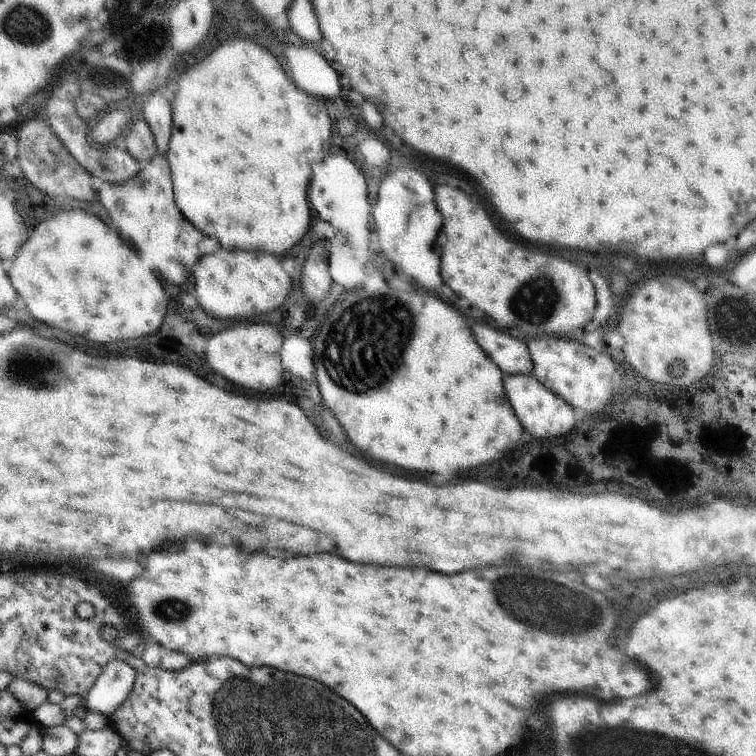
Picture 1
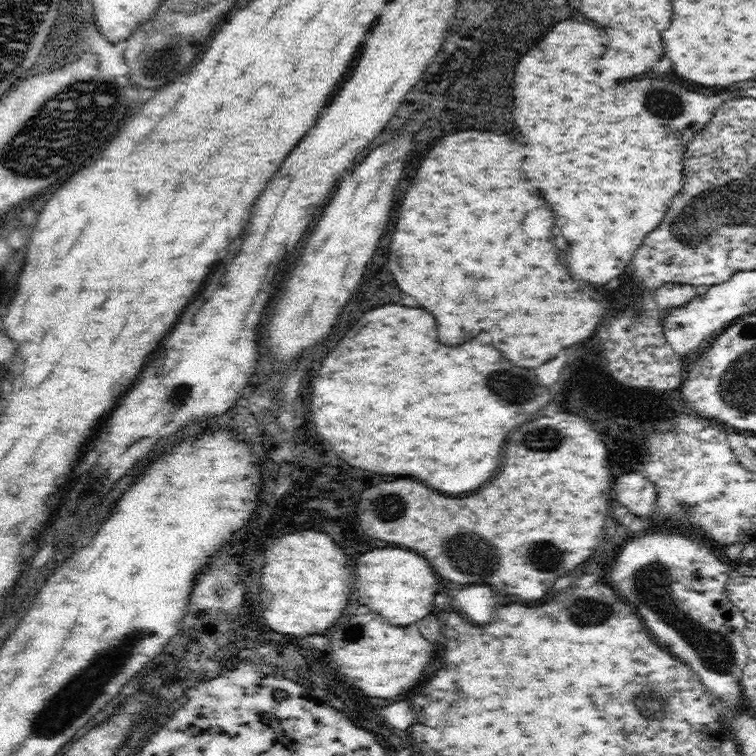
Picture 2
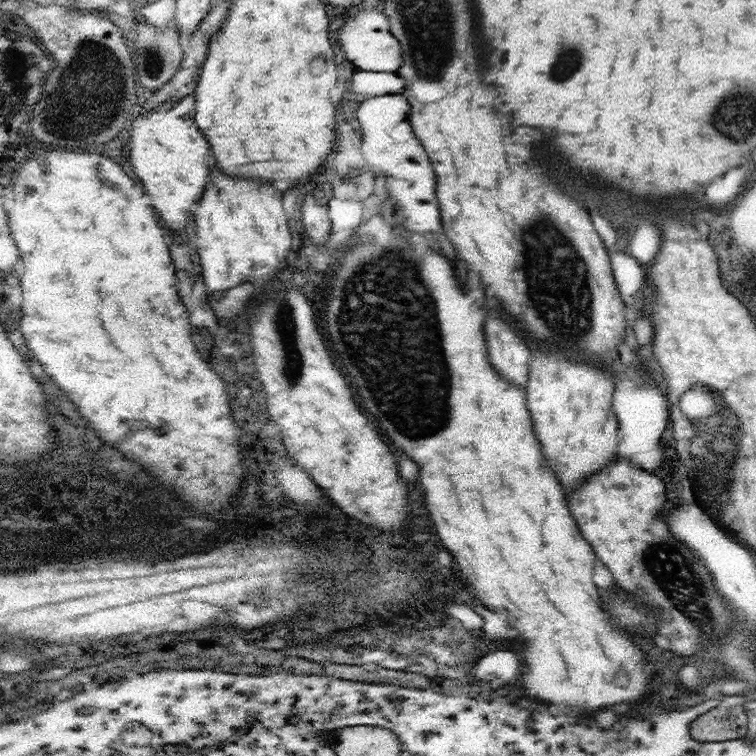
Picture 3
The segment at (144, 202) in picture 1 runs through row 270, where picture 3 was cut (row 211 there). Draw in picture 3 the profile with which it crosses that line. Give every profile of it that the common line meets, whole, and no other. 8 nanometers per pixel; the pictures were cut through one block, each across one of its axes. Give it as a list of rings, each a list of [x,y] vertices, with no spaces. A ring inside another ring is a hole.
[[[191,94],[175,102],[157,106],[143,116],[135,116],[127,130],[131,134],[129,162],[133,166],[133,172],[145,188],[151,208],[171,230],[181,230],[185,226],[189,206],[201,198],[203,186],[209,182],[209,144],[205,142],[205,136],[201,136],[193,116],[195,98]]]

